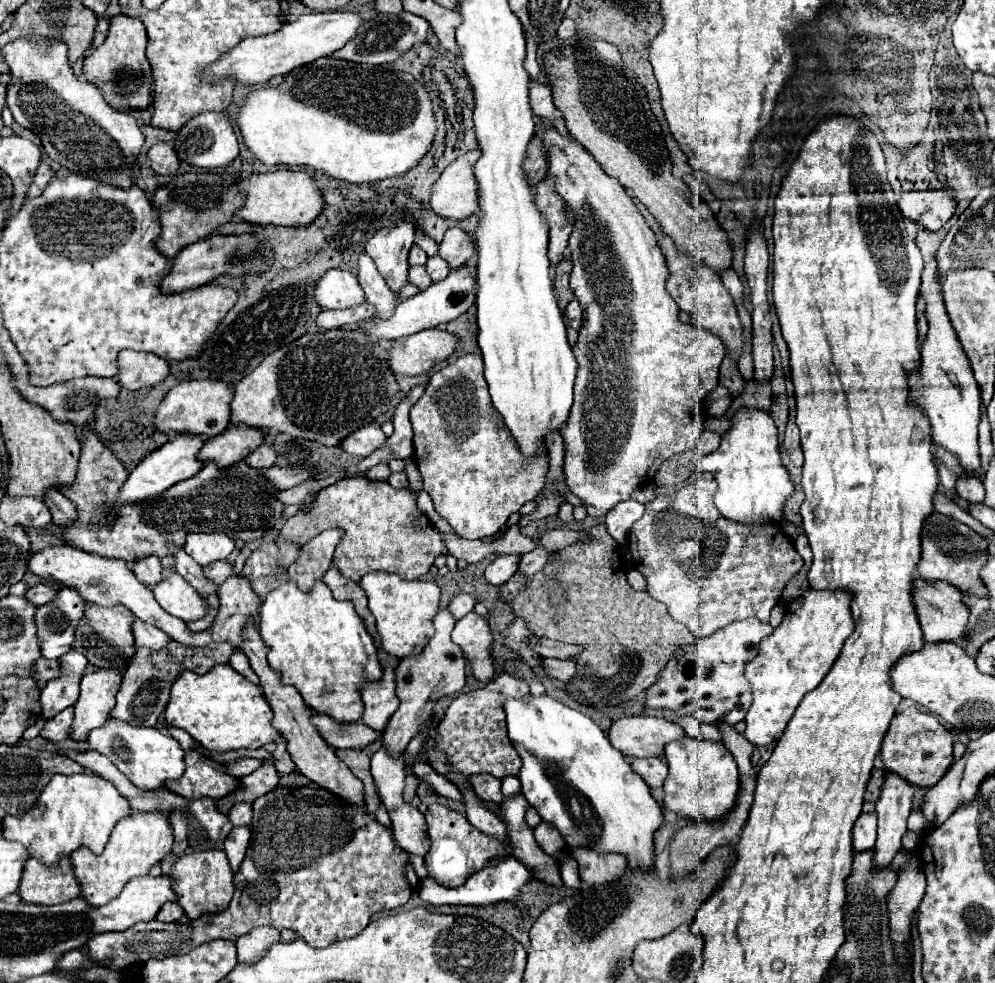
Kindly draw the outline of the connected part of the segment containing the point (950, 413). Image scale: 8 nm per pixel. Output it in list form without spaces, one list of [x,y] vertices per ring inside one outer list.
[[[935,258],[925,264],[921,276],[921,300],[925,302],[925,312],[929,320],[927,340],[921,350],[921,366],[911,372],[909,402],[917,402],[923,412],[927,412],[933,428],[933,444],[955,452],[961,464],[977,476],[979,470],[979,444],[977,444],[977,424],[979,424],[979,386],[975,384],[967,356],[959,348],[959,340],[949,326],[947,312],[943,306],[941,284],[935,280]]]

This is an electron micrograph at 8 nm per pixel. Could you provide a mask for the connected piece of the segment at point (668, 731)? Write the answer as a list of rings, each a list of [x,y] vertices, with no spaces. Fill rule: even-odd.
[[[621,716],[609,730],[611,746],[633,758],[659,758],[669,742],[683,736],[685,730],[679,724],[653,716]]]

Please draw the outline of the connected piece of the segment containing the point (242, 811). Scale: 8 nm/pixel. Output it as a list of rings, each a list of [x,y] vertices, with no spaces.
[[[235,804],[229,812],[229,820],[233,826],[249,826],[253,818],[251,804]]]

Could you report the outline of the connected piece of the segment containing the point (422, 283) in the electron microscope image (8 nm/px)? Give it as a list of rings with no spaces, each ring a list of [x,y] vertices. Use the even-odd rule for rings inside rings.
[[[411,266],[411,270],[409,270],[409,282],[415,284],[415,286],[419,286],[421,290],[427,290],[427,286],[433,284],[431,278],[427,276],[425,266]]]

